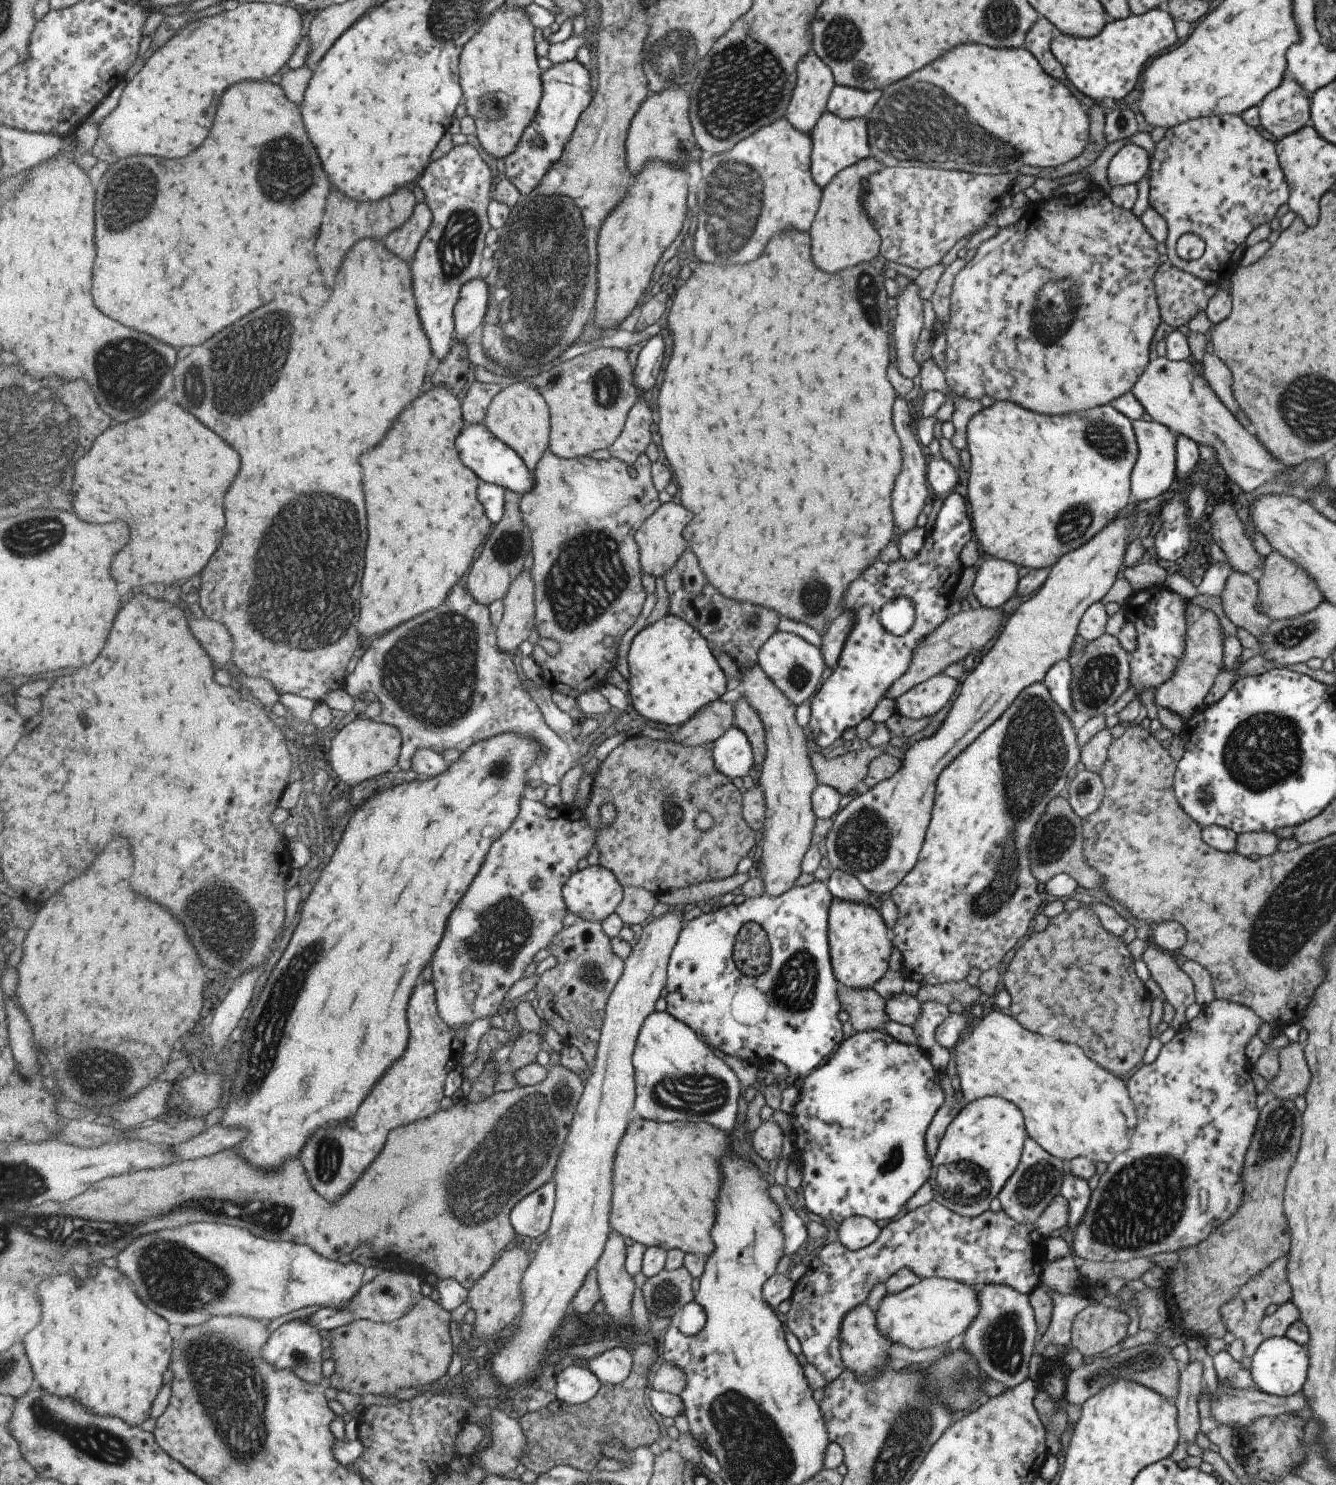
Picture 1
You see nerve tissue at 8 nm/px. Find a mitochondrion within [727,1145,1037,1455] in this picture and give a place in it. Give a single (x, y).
(1000, 1339)

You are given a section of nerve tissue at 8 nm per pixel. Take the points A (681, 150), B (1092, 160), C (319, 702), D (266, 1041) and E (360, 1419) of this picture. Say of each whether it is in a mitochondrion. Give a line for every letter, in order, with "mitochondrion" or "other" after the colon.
A: mitochondrion
B: other
C: other
D: mitochondrion
E: other

